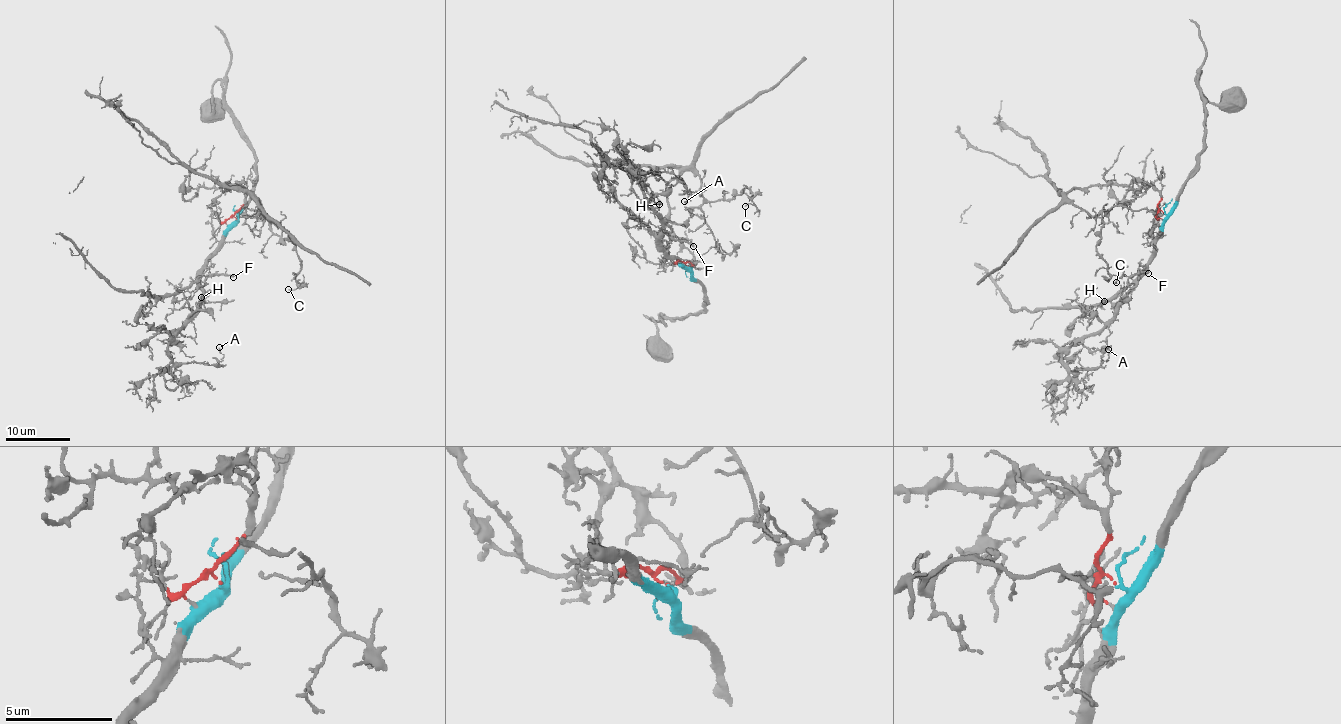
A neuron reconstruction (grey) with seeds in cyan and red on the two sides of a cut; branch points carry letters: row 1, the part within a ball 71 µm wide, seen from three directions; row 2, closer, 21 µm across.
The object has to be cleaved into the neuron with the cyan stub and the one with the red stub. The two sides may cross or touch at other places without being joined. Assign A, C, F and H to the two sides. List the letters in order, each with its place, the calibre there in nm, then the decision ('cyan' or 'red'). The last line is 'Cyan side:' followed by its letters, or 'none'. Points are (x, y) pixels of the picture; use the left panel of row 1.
A: at (219, 347); 130 nm thick; cyan
C: at (288, 289); 80 nm thick; red
F: at (233, 277); 220 nm thick; cyan
H: at (201, 297); 90 nm thick; cyan
Cyan side: A, F, H

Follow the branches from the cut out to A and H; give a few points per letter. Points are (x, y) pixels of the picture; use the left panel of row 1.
A: (236, 219), (202, 273), (197, 310), (169, 341), (168, 352), (175, 363), (218, 364), (223, 357), (218, 347)
H: (236, 219), (200, 278), (203, 297), (189, 318), (201, 297)

